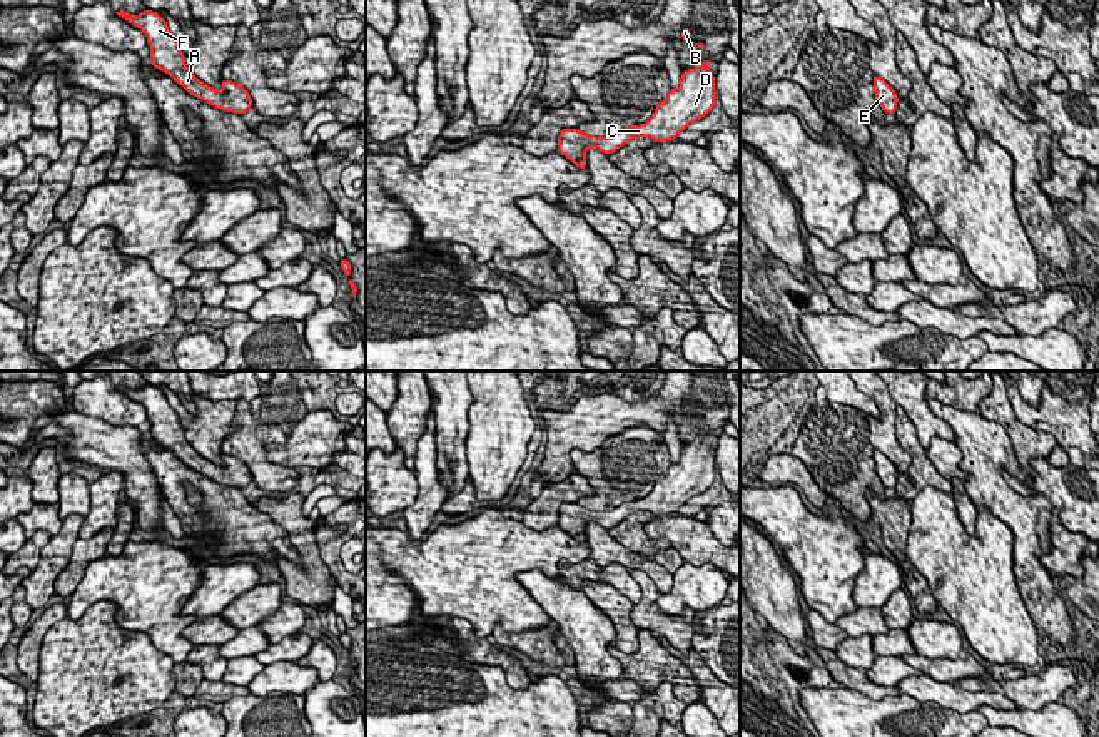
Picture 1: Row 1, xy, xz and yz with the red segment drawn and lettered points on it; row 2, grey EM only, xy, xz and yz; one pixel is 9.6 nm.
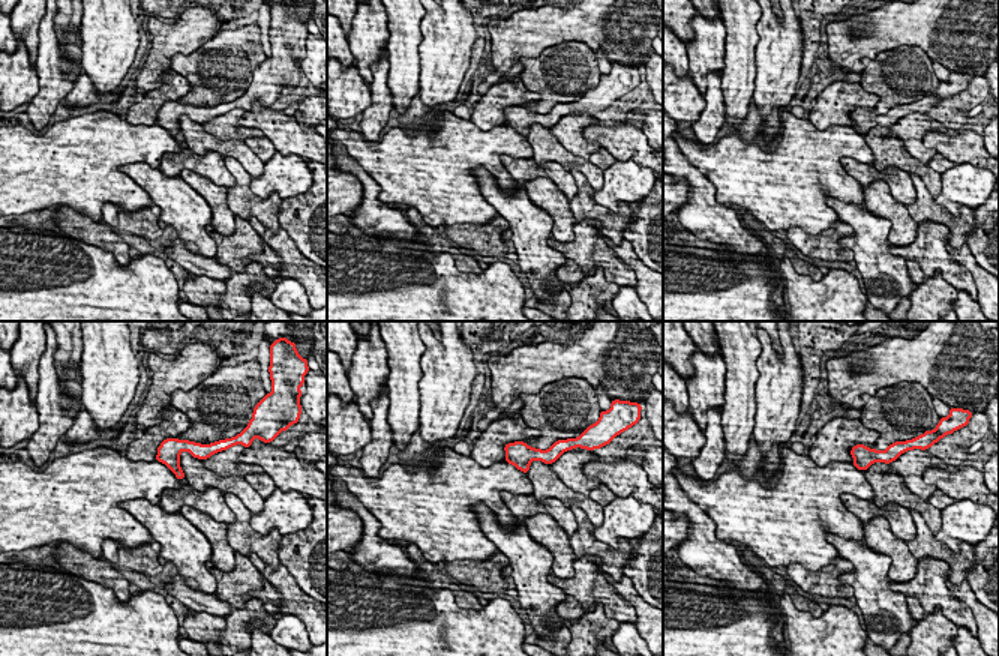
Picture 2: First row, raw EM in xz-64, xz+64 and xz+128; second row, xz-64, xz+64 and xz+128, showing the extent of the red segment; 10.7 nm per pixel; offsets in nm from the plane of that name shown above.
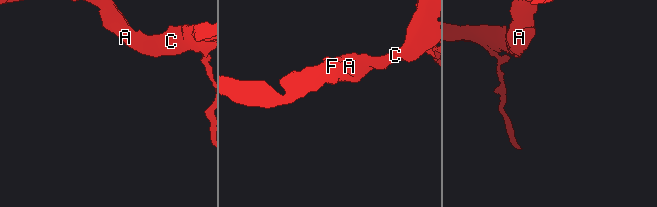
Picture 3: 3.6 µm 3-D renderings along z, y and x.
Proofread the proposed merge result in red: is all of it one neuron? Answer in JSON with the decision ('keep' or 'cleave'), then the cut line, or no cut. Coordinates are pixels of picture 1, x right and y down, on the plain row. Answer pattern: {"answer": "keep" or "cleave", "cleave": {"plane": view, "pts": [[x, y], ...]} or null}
{"answer": "keep", "cleave": null}

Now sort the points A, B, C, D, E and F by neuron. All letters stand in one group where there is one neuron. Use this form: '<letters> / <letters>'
A B C D E F

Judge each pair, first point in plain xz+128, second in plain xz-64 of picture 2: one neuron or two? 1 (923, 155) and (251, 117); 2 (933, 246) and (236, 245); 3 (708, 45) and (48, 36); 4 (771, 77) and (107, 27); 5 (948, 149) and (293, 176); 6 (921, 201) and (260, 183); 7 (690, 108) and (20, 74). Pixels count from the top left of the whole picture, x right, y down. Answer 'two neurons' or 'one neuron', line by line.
1: two neurons
2: one neuron
3: two neurons
4: one neuron
5: two neurons
6: two neurons
7: one neuron

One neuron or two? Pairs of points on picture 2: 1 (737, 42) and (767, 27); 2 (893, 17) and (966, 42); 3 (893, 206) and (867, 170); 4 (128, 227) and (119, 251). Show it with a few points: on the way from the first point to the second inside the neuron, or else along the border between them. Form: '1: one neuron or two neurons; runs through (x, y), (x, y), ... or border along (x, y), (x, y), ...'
1: two neurons; border along (761, 15), (756, 24), (755, 66)
2: one neuron; runs through (911, 23), (932, 42), (948, 42)
3: two neurons; border along (864, 185), (882, 180), (902, 203)
4: two neurons; border along (107, 224), (116, 231)

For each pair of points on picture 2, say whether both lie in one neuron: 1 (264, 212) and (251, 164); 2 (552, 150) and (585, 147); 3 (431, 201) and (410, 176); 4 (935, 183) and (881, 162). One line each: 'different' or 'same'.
1: different
2: different
3: same
4: same

